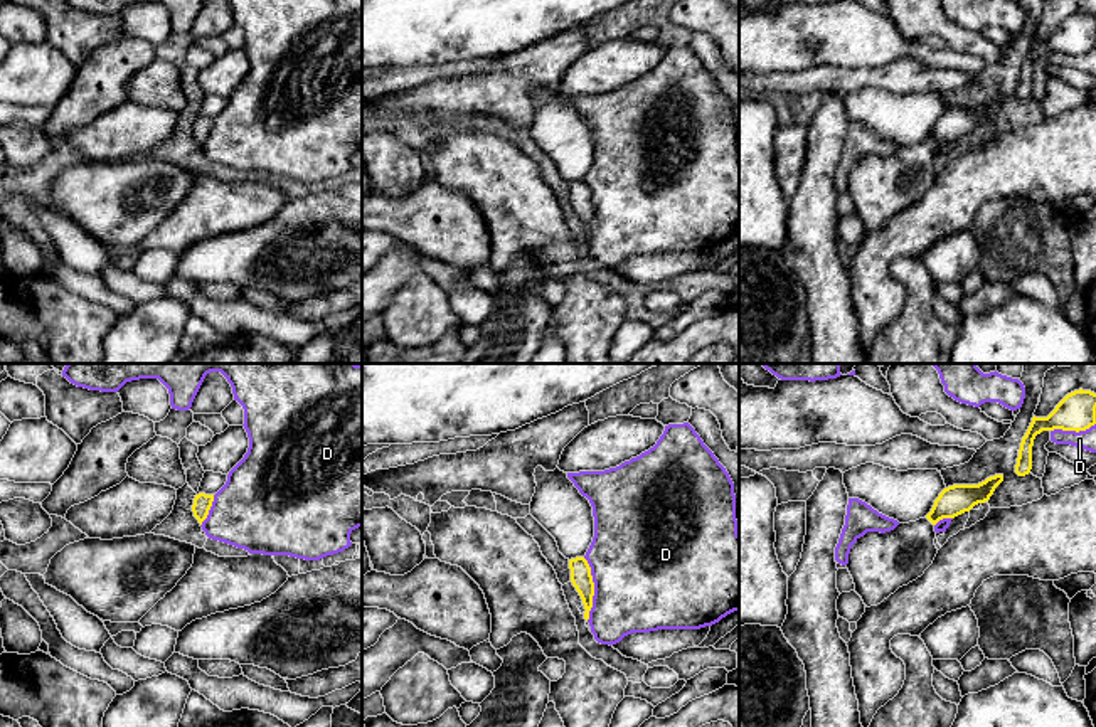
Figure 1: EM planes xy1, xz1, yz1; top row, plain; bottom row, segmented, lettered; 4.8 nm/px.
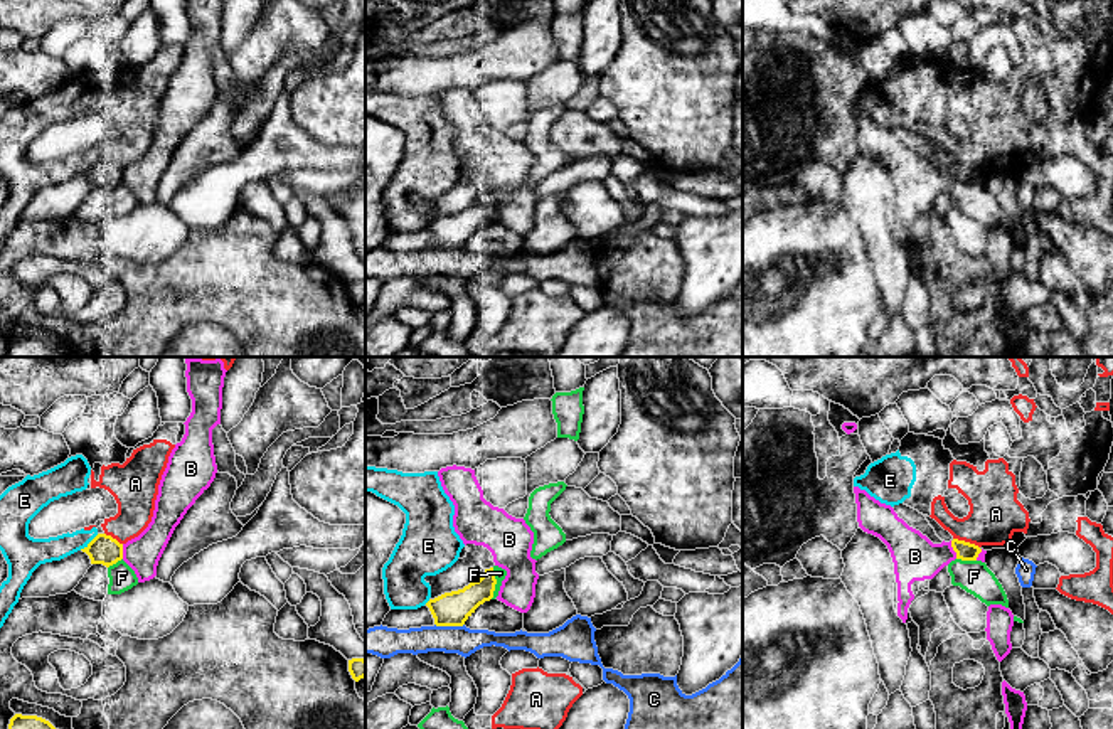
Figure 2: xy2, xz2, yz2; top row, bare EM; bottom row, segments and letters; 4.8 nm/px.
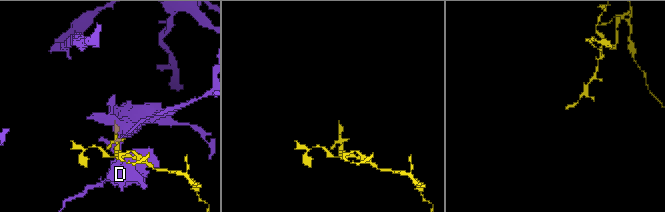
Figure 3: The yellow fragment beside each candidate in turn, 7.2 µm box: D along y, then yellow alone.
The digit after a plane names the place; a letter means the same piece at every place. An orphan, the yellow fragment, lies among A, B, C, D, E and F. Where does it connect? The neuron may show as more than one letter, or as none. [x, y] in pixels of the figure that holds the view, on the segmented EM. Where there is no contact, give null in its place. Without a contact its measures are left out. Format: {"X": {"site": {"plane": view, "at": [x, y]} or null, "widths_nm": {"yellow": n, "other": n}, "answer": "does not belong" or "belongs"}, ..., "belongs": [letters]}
{"A": {"site": {"plane": "yz2", "at": [967, 542]}, "widths_nm": {"yellow": 90, "other": 240}, "answer": "does not belong"}, "B": {"site": {"plane": "yz2", "at": [953, 549]}, "widths_nm": {"yellow": 90, "other": 220}, "answer": "does not belong"}, "C": {"site": {"plane": "xz2", "at": [450, 625]}, "widths_nm": {"yellow": 160, "other": 140}, "answer": "does not belong"}, "D": {"site": {"plane": "xz1", "at": [593, 589]}, "widths_nm": {"yellow": 100, "other": 480}, "answer": "does not belong"}, "E": {"site": {"plane": "xy2", "at": [90, 542]}, "widths_nm": {"yellow": 140, "other": 130}, "answer": "does not belong"}, "F": {"site": {"plane": "xz2", "at": [495, 583]}, "widths_nm": {"yellow": 160, "other": 50}, "answer": "does not belong"}, "belongs": []}

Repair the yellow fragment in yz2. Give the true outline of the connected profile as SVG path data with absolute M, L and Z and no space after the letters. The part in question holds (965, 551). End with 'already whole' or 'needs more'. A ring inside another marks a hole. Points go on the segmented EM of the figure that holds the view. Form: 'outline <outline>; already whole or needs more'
outline M958 539L951 540L951 547L956 552L956 559L961 561L977 561L978 554L982 552L978 545Z; already whole

